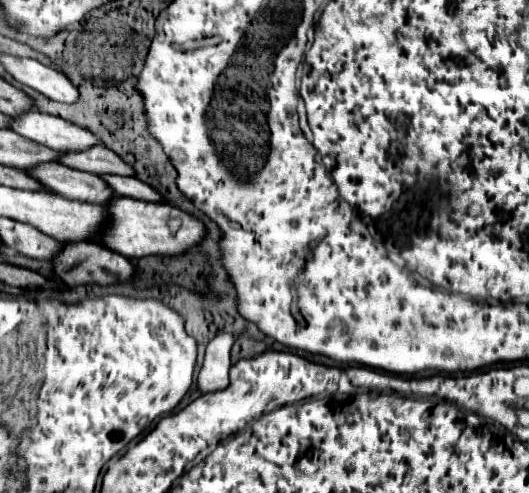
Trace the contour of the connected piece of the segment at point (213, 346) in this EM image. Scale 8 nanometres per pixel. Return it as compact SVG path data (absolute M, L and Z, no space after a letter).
M232 332L218 334L206 348L204 364L198 376L198 388L202 392L212 392L228 386L228 372L232 366L230 352L236 336Z

